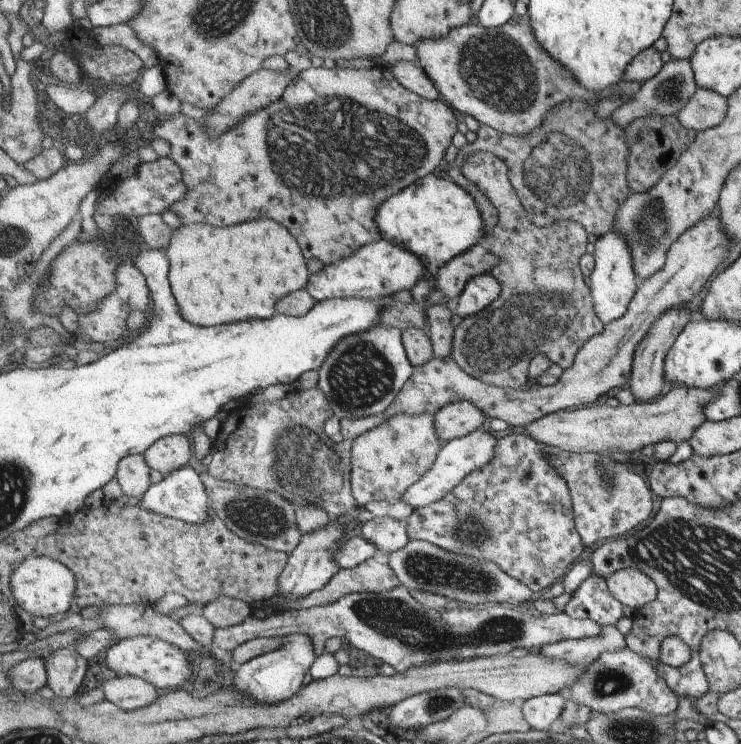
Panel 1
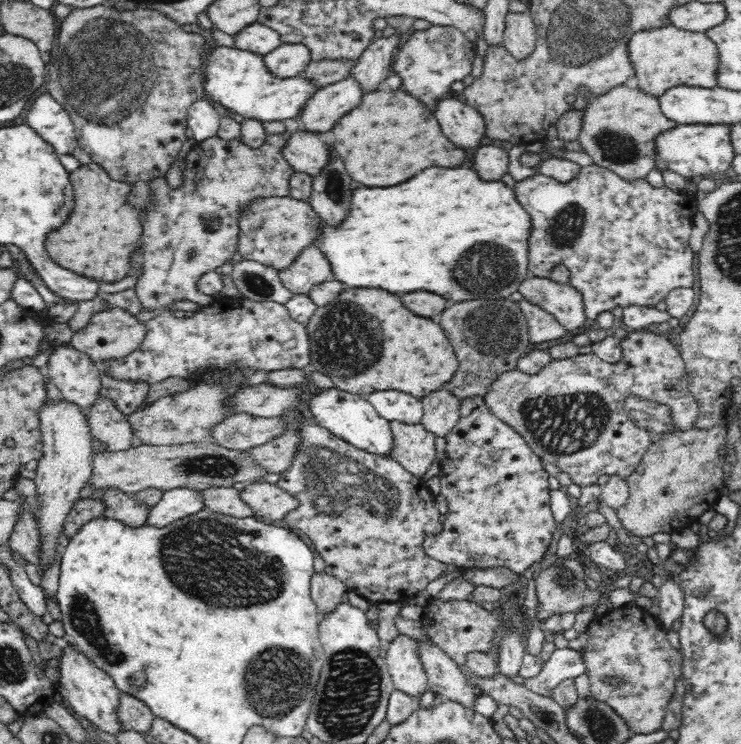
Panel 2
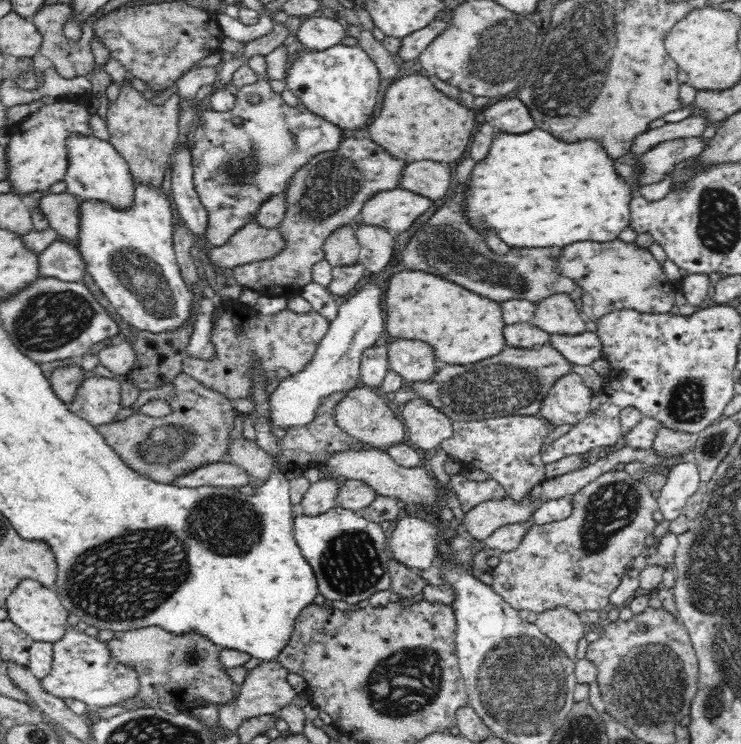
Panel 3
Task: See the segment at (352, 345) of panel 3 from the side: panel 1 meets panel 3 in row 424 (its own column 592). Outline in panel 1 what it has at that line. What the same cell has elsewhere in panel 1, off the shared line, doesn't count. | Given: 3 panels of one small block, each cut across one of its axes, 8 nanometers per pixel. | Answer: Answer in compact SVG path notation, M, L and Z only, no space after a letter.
M613 230L609 234L598 237L593 253L596 258L596 267L591 274L590 289L595 310L605 325L608 325L627 312L629 303L637 294L640 280L634 267L634 256L629 243L619 231Z

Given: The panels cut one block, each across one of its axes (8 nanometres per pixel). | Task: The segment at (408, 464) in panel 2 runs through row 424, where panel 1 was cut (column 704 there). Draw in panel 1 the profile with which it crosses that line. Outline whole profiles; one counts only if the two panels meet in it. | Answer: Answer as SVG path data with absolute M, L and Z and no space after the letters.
M673 387L657 400L617 407L605 404L603 400L593 405L562 410L532 422L528 427L517 429L531 435L537 442L576 453L596 453L599 455L637 452L649 444L657 445L663 441L675 443L687 440L693 430L705 422L703 408L720 396L720 388L687 389Z

